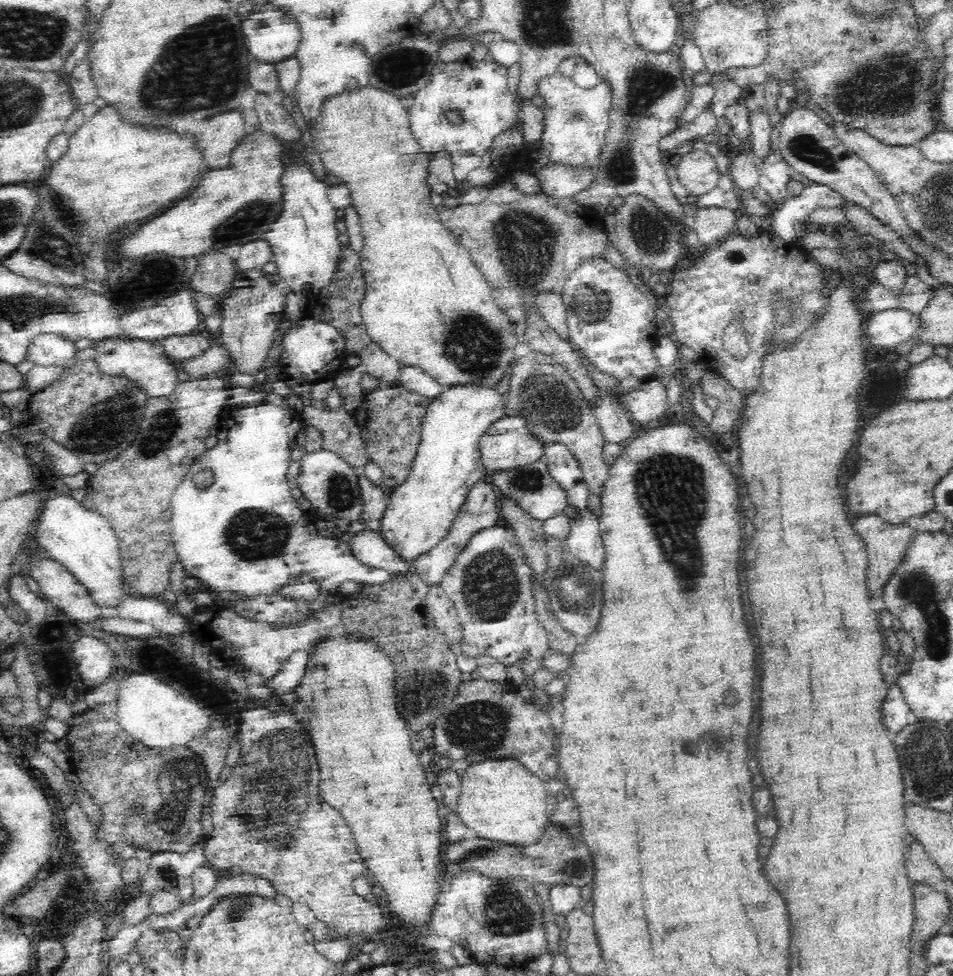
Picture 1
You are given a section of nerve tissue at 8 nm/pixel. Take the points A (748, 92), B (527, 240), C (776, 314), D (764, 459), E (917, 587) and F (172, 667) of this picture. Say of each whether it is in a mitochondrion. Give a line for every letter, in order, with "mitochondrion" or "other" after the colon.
A: other
B: mitochondrion
C: mitochondrion
D: other
E: mitochondrion
F: other

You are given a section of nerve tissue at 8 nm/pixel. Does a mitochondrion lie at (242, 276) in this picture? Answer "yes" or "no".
no

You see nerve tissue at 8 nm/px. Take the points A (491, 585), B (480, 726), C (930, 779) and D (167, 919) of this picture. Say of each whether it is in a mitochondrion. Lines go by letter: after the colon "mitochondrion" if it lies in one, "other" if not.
A: mitochondrion
B: mitochondrion
C: mitochondrion
D: other

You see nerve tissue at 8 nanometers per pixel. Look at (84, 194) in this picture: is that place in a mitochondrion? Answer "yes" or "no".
no

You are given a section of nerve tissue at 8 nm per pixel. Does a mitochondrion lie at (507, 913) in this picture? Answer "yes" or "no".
yes

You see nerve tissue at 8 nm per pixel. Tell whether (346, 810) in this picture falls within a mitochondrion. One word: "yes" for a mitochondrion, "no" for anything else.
no

